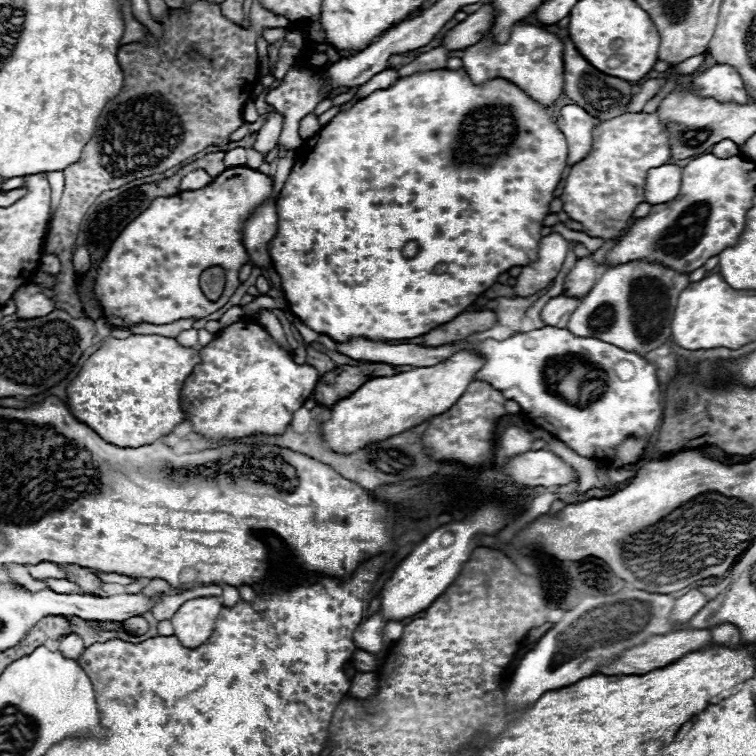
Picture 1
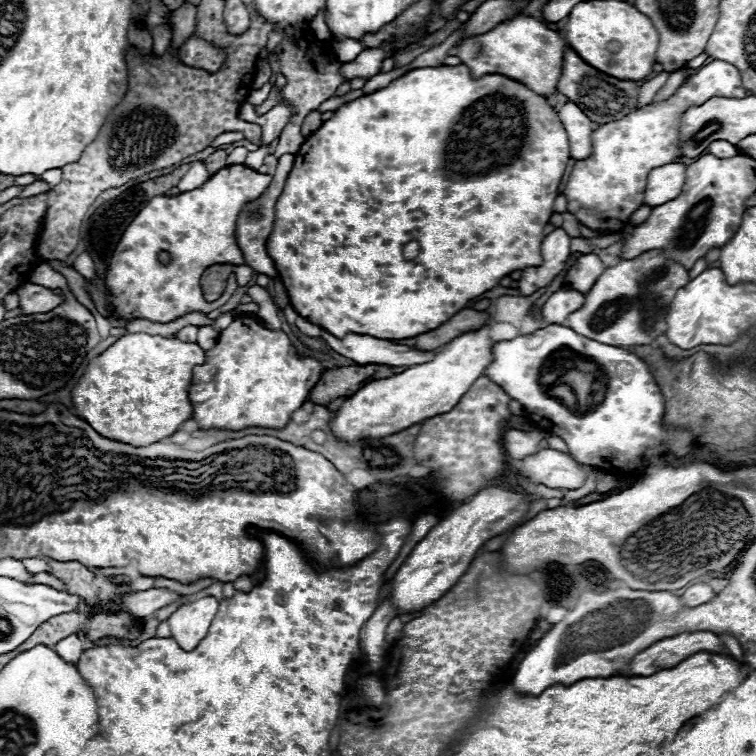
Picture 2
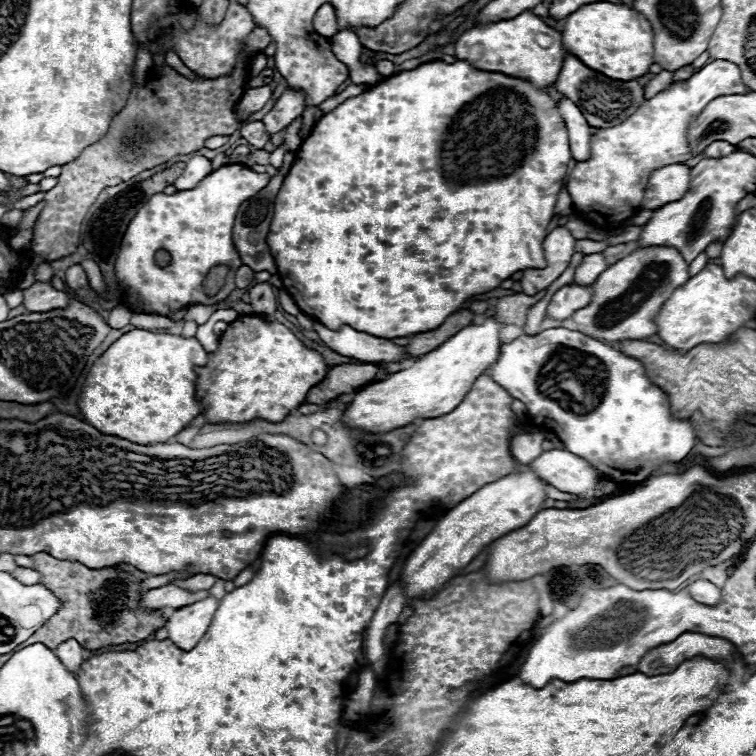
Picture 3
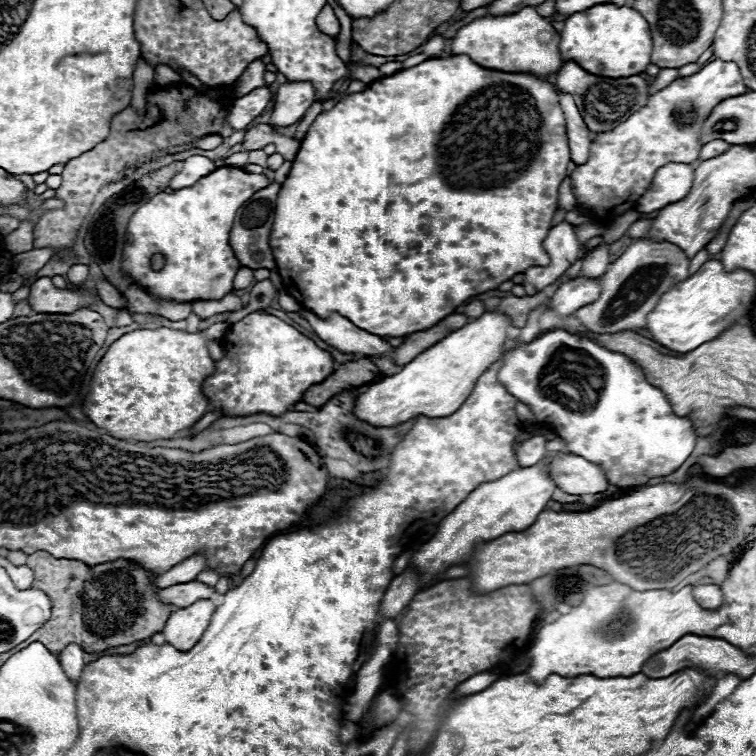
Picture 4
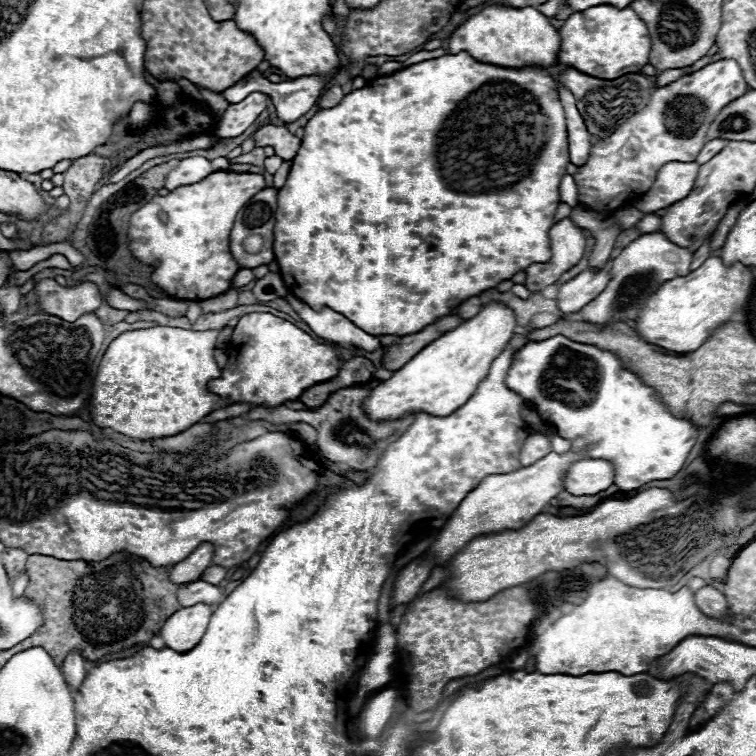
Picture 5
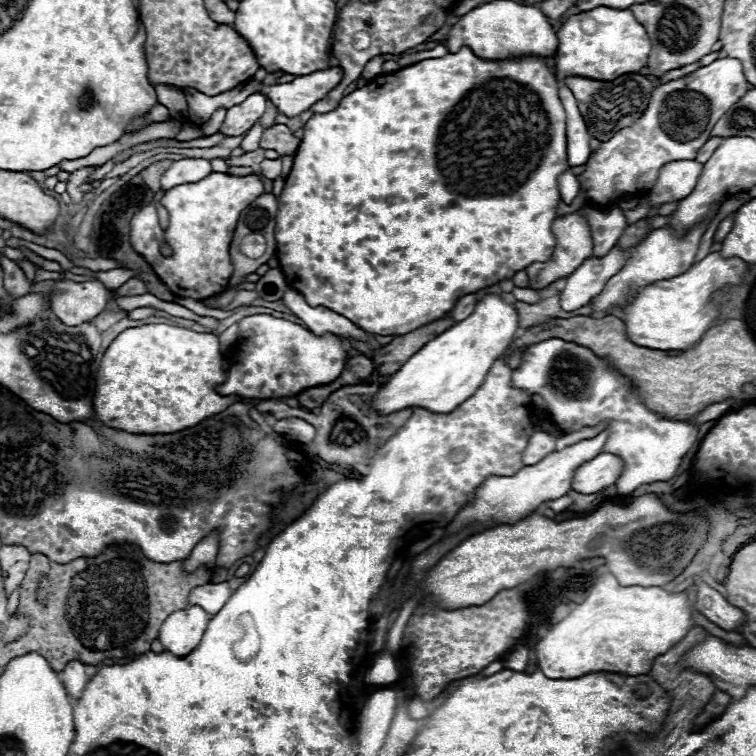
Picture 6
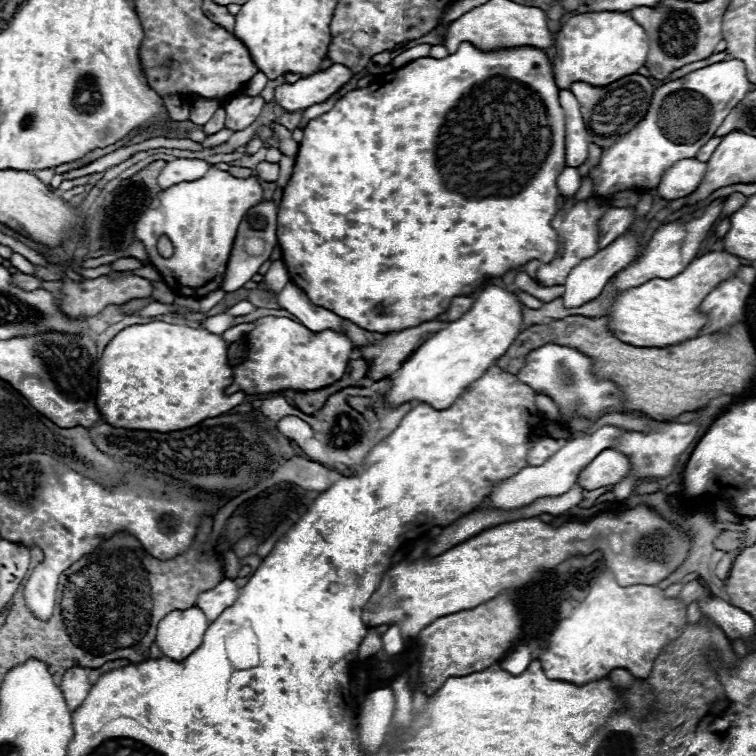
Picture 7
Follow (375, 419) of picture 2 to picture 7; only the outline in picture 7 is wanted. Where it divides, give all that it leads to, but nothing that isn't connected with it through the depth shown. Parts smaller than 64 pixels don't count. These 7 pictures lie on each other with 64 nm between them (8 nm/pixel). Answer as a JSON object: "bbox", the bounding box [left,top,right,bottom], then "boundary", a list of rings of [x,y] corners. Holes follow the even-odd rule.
{"bbox":[388,286,522,408],"boundary":[[[500,286],[486,288],[460,320],[448,322],[416,352],[412,352],[392,380],[388,404],[416,400],[432,404],[432,408],[450,408],[468,390],[468,384],[476,382],[490,366],[494,366],[496,360],[510,348],[512,340],[516,340],[522,330],[520,306],[522,302],[512,290]]]}

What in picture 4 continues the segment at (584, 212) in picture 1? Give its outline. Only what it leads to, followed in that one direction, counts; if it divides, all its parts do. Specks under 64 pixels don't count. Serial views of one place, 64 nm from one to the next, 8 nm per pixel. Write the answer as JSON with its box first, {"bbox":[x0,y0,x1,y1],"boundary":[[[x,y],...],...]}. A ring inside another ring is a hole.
{"bbox":[570,60,750,226],"boundary":[[[714,60],[708,62],[700,72],[678,78],[670,86],[652,94],[640,112],[634,112],[614,130],[598,132],[590,146],[588,162],[578,164],[570,174],[578,208],[604,226],[622,216],[626,210],[634,208],[650,186],[656,168],[670,162],[690,164],[698,158],[698,136],[710,110],[720,100],[728,96],[740,96],[744,92],[750,90],[744,86],[736,62]]]}

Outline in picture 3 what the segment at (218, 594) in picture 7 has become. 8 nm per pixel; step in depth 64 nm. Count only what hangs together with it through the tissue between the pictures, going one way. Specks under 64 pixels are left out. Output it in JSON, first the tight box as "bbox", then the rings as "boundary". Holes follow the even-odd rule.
{"bbox":[140,586,208,610],"boundary":[[[160,586],[160,588],[152,588],[148,592],[144,592],[140,596],[140,608],[144,610],[160,610],[166,606],[172,608],[182,608],[184,604],[194,604],[196,600],[208,596],[206,592],[186,592],[178,586]]]}

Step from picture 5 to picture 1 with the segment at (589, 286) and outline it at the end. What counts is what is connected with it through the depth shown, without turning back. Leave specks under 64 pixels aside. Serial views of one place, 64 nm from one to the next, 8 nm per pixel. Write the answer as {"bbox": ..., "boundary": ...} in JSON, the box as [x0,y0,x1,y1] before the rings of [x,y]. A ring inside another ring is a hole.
{"bbox":[540,296,580,328],"boundary":[[[568,296],[550,298],[542,308],[540,318],[544,320],[544,324],[552,324],[554,328],[566,328],[568,316],[572,316],[578,302],[580,302],[578,298],[568,298]]]}

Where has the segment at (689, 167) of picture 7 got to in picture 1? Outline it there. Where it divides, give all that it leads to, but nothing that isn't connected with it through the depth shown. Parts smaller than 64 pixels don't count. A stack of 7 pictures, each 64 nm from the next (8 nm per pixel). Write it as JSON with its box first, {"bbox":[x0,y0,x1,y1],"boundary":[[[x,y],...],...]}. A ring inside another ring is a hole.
{"bbox":[644,164,682,204],"boundary":[[[664,164],[658,168],[652,168],[646,178],[644,196],[650,204],[662,204],[678,196],[680,192],[680,180],[682,180],[682,168],[676,164]]]}

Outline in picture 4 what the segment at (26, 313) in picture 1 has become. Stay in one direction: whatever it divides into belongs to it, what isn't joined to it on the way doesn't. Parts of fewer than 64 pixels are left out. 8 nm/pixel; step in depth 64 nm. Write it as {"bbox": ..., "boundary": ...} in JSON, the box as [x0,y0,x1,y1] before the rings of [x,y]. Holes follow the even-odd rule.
{"bbox":[28,278,92,314],"boundary":[[[38,278],[30,286],[28,304],[36,312],[50,314],[72,314],[78,308],[84,308],[92,302],[92,296],[86,290],[58,290],[50,278]]]}

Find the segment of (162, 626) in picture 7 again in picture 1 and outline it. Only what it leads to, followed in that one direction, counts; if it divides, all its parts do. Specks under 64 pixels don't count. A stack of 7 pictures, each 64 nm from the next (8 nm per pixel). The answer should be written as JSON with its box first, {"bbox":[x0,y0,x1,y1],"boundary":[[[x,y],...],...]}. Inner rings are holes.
{"bbox":[170,598,222,648],"boundary":[[[196,598],[184,602],[170,620],[174,626],[174,636],[186,648],[198,648],[204,640],[208,640],[208,636],[212,636],[220,608],[222,604],[218,598]]]}

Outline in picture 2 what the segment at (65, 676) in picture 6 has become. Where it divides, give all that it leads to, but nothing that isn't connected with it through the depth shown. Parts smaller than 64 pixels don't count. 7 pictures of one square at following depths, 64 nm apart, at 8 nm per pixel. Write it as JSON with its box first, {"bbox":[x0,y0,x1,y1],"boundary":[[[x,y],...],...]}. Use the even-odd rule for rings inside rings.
{"bbox":[54,634,82,664],"boundary":[[[72,634],[72,636],[64,638],[64,640],[60,640],[60,642],[54,646],[54,650],[56,650],[66,662],[76,664],[78,658],[80,658],[80,654],[82,654],[82,642],[80,642],[80,638],[78,638],[76,634]]]}

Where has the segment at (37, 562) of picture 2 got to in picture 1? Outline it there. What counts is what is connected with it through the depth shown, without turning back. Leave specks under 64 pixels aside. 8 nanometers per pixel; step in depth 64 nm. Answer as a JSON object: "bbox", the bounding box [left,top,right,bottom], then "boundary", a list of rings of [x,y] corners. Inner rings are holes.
{"bbox":[28,562,66,580],"boundary":[[[40,562],[34,566],[28,566],[32,578],[36,580],[46,580],[46,578],[66,578],[66,570],[54,562]]]}

